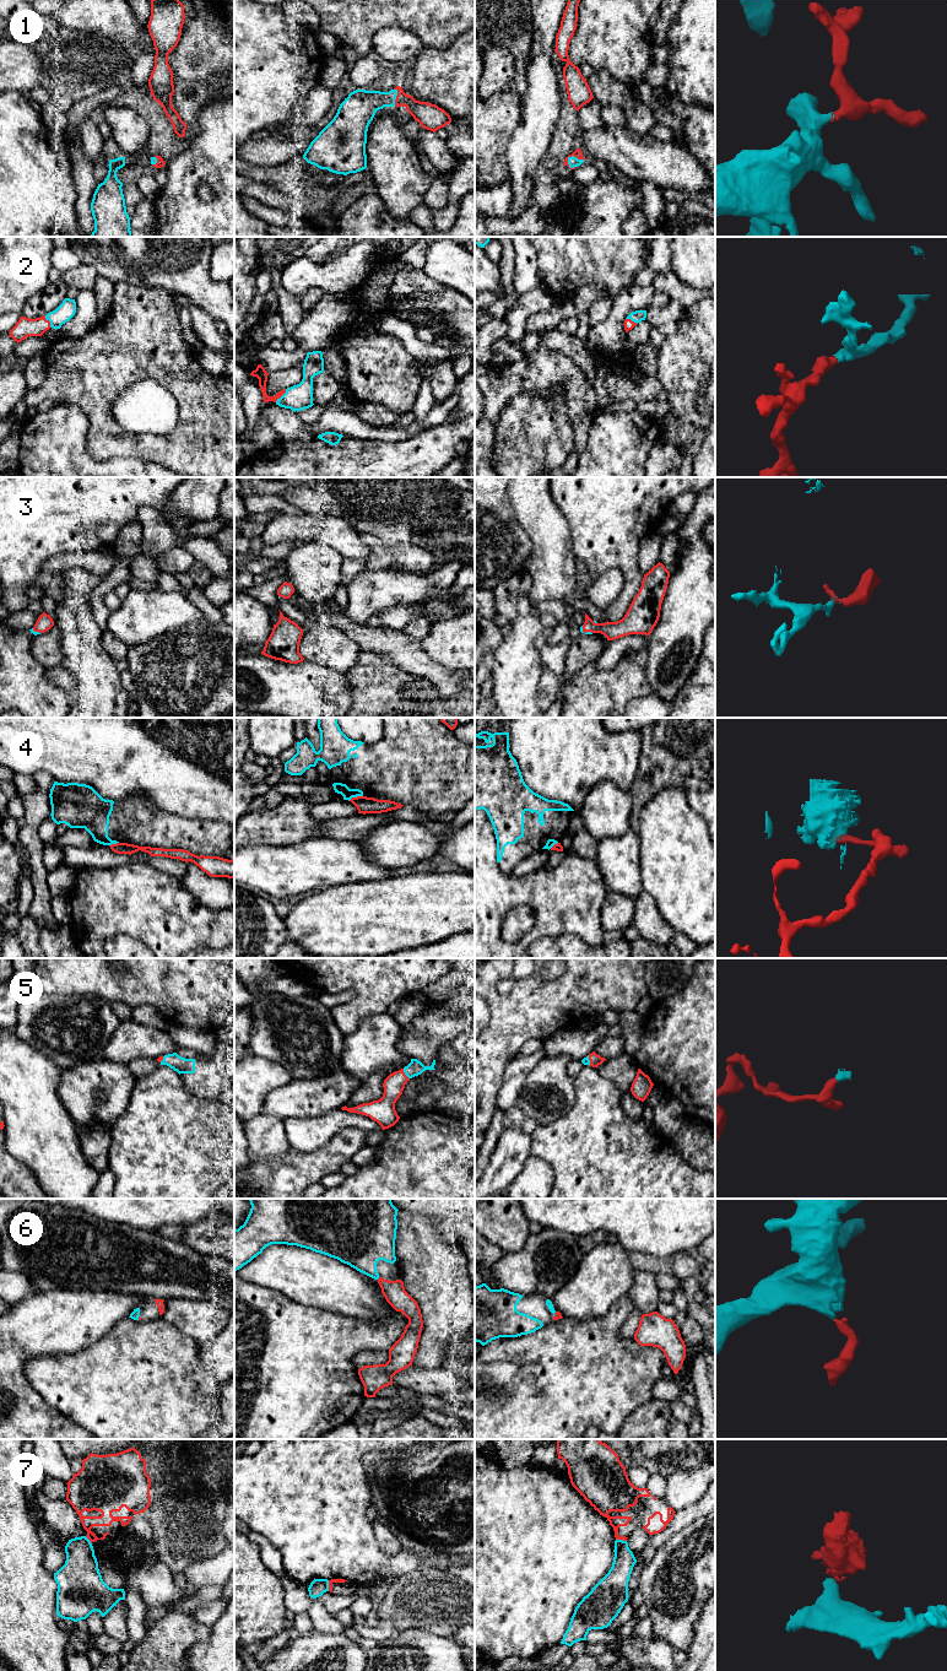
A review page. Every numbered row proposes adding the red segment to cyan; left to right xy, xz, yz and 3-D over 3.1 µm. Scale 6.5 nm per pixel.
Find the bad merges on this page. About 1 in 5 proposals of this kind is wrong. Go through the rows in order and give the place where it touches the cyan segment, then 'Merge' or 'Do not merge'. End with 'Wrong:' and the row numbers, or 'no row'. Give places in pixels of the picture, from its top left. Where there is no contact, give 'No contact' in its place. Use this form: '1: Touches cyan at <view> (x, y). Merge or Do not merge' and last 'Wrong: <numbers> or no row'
1: Touches cyan at yz (573, 156). Merge
2: Touches cyan at xz (282, 395). Merge
3: Touches cyan at yz (586, 632). Merge
4: Touches cyan at xz (355, 796). Do not merge
5: Touches cyan at xz (405, 1074). Merge
6: Touches cyan at yz (553, 1314). Merge
7: Touches cyan at xz (328, 1585). Do not merge
Wrong: 4, 7

